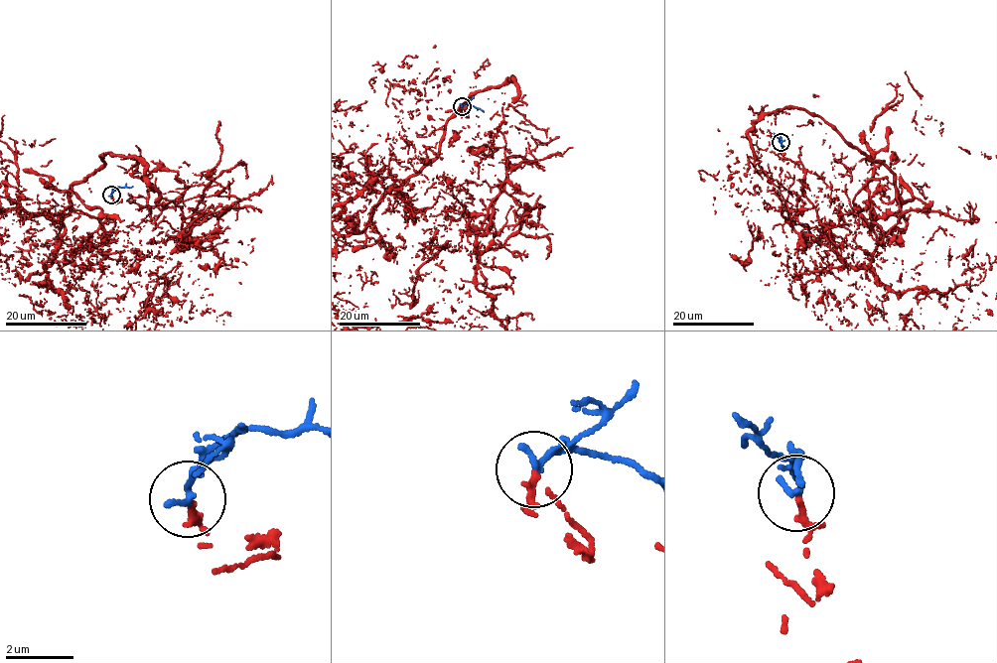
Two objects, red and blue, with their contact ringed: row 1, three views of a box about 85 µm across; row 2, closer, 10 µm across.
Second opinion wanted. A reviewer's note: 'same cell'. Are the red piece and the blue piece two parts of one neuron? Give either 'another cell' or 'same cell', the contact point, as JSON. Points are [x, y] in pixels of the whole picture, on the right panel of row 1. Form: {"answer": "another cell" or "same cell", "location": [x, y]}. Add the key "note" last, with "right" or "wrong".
{"answer": "same cell", "location": [781, 142], "note": "right"}

